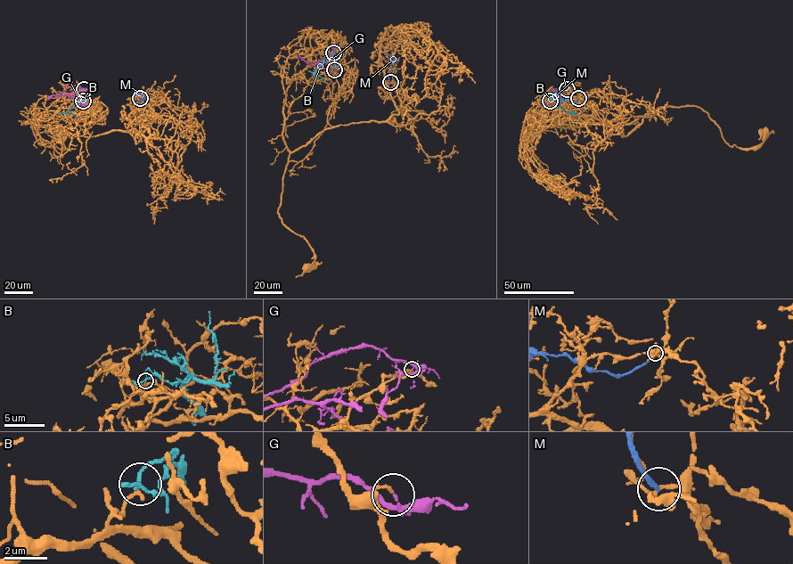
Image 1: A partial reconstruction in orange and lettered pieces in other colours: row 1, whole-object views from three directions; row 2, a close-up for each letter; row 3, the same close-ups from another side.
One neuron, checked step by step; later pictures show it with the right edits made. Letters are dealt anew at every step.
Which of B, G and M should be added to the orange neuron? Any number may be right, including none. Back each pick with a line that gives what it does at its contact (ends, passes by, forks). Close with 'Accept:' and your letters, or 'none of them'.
Accept: none of them

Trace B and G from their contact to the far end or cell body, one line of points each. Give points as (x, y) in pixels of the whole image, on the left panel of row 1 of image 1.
B: (83, 101), (65, 112), (75, 118)
G: (84, 89), (77, 85), (69, 86), (57, 95), (74, 95), (83, 105), (92, 103)

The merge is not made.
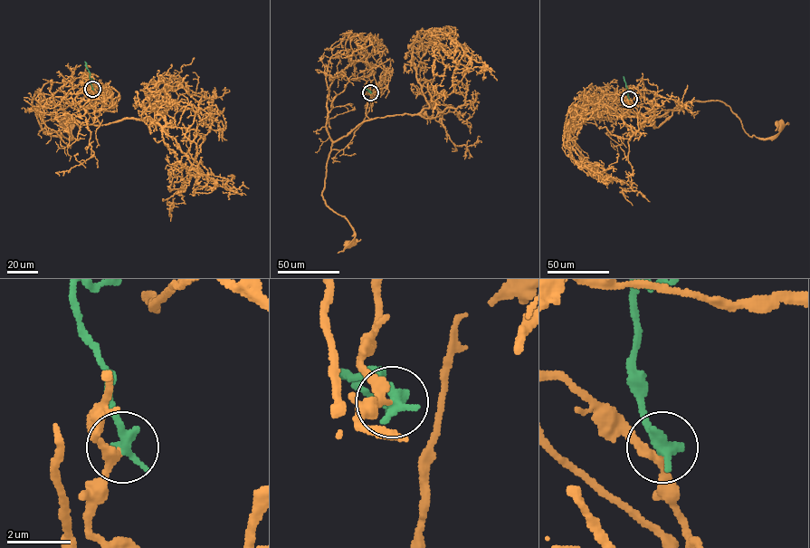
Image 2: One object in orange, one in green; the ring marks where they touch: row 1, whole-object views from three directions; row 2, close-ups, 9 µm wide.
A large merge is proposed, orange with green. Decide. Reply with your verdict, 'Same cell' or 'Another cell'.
Same cell

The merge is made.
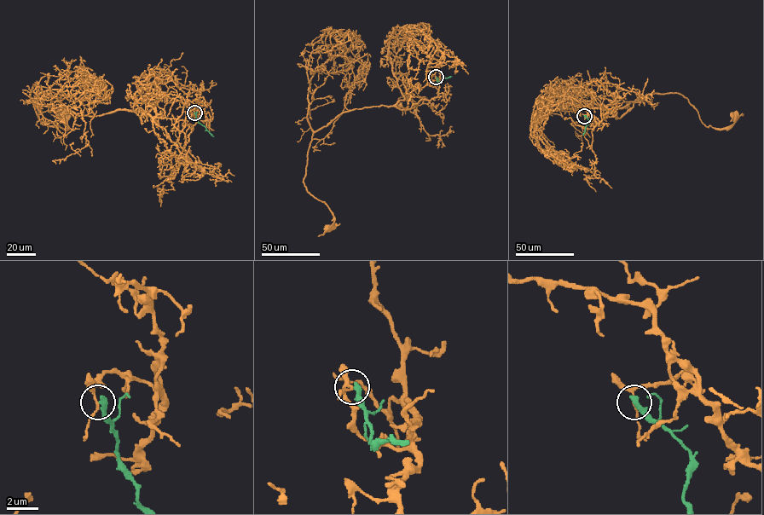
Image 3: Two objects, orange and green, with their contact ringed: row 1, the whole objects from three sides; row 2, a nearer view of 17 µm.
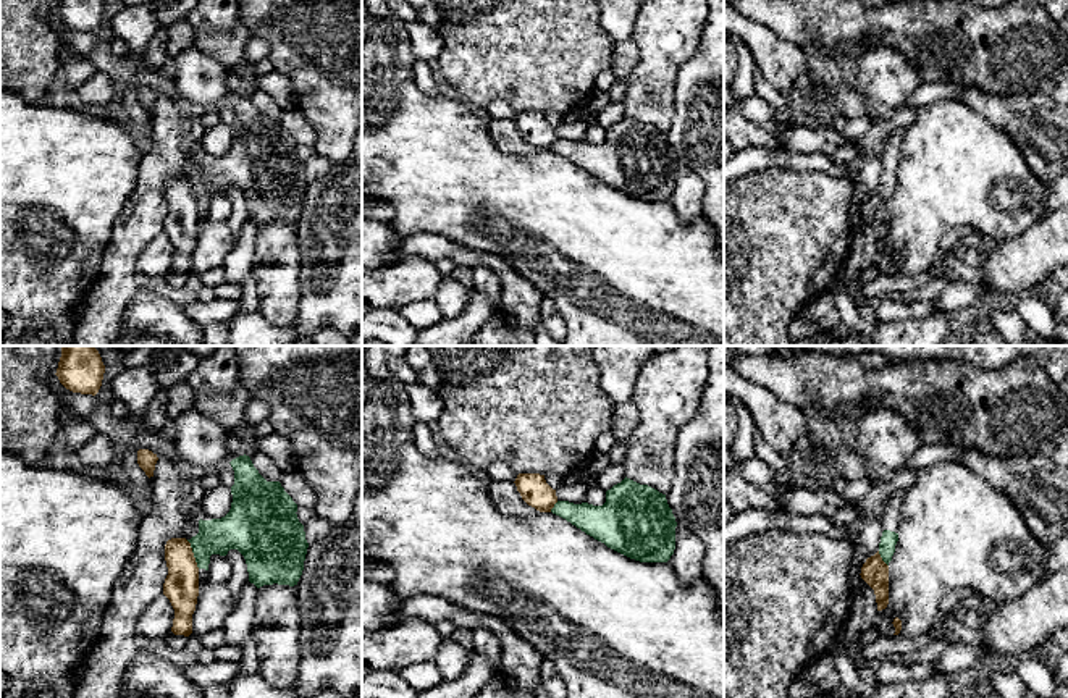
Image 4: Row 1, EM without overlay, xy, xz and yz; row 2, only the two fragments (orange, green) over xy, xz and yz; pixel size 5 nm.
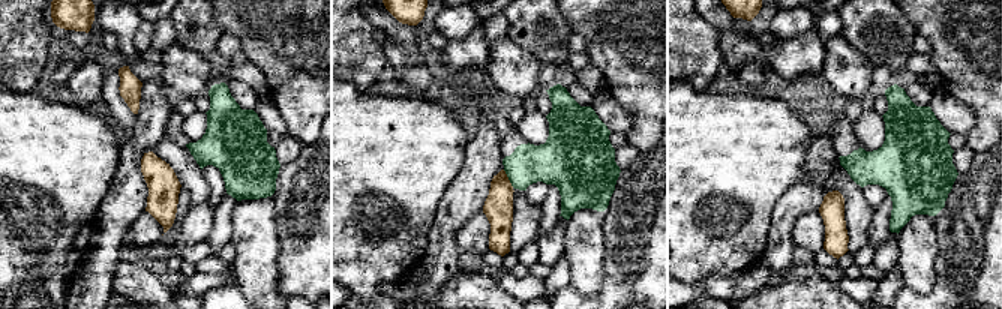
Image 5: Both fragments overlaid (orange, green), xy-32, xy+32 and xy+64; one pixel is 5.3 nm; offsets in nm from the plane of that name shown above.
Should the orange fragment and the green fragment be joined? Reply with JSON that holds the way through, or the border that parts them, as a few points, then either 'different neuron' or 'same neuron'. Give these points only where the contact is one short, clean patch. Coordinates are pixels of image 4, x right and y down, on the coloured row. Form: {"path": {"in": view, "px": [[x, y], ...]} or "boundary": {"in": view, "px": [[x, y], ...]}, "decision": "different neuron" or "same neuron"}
{"boundary": {"in": "xy", "px": [[186, 540], [199, 567]]}, "decision": "different neuron"}

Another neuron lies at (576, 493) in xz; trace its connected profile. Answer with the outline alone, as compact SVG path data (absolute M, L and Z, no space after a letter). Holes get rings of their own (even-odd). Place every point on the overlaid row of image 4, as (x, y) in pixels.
M583 483L562 485L556 490L557 501L569 501L574 504L587 502L588 488Z

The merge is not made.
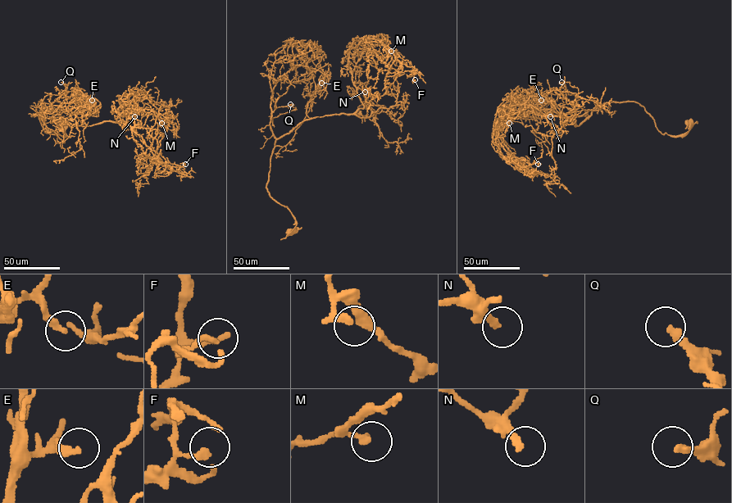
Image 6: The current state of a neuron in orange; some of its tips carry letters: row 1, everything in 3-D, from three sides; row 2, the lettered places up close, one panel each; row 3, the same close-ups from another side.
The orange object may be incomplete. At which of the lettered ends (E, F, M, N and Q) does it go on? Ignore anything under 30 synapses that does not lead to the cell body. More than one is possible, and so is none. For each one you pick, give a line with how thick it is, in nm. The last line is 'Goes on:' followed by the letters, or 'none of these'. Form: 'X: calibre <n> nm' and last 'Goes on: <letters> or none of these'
Q: calibre 240 nm
Goes on: Q

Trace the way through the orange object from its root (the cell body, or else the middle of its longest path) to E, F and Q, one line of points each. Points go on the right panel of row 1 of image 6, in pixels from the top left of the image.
E: (689, 123), (679, 136), (661, 133), (643, 106), (623, 101), (602, 104), (577, 125), (570, 114), (541, 100)
F: (689, 123), (661, 133), (633, 101), (602, 104), (576, 126), (527, 106), (496, 143), (507, 161), (538, 164)
Q: (689, 123), (679, 136), (661, 133), (633, 101), (608, 102), (578, 115), (575, 96), (561, 82)

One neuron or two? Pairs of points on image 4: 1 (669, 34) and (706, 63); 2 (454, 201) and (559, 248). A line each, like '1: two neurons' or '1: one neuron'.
1: two neurons
2: one neuron

